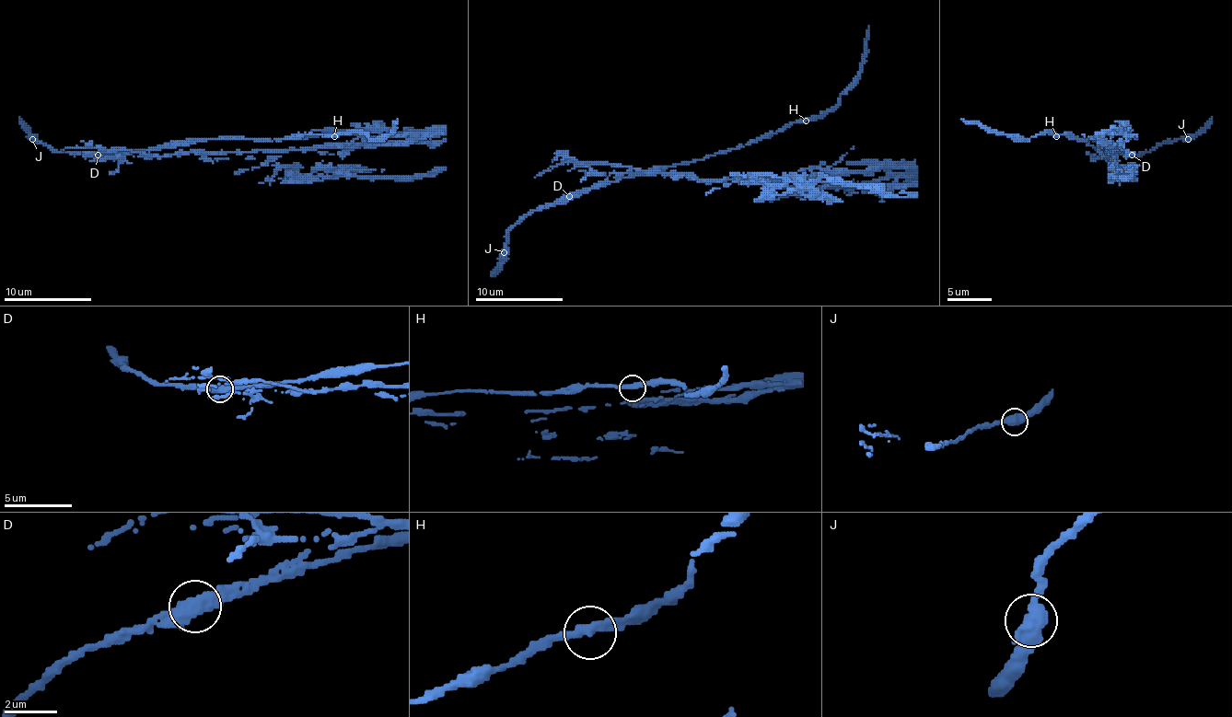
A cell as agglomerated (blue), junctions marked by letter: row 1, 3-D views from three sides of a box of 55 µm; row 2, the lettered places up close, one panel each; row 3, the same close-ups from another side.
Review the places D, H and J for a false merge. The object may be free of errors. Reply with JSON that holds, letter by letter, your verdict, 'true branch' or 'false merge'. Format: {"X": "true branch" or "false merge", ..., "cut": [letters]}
{"D": "false merge", "H": "true branch", "J": "true branch", "cut": ["D"]}

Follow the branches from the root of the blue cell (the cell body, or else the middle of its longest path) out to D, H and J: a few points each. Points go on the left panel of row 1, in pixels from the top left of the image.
D: (182, 152), (162, 156), (154, 156), (146, 150), (98, 154)
H: (182, 152), (154, 156), (149, 152), (157, 147), (206, 139), (272, 141), (292, 134), (333, 136)
J: (182, 152), (162, 156), (154, 156), (146, 150), (75, 154), (54, 152), (32, 139)

